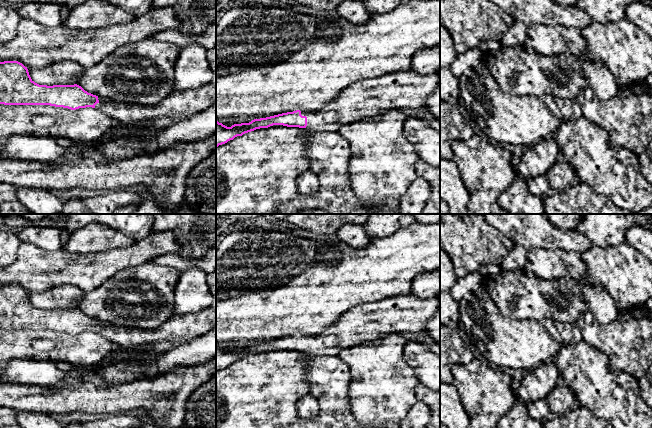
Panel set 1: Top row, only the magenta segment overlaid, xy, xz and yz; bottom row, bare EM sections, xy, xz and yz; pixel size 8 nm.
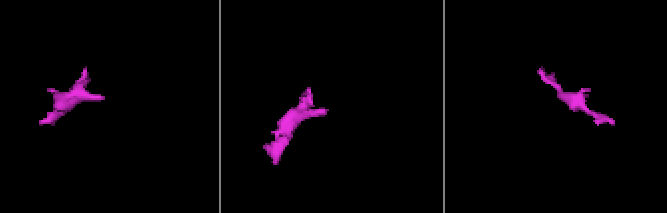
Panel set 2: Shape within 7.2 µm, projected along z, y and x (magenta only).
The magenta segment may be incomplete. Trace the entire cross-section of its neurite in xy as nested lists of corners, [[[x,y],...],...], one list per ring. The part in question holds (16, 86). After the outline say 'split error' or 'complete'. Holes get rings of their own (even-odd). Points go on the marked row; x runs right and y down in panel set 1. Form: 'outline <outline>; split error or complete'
outline [[[216,47],[207,50],[206,58],[211,68],[212,79],[209,83],[198,89],[188,89],[179,92],[172,92],[161,102],[152,106],[142,106],[136,103],[122,103],[115,102],[110,99],[103,98],[101,101],[98,100],[98,96],[93,95],[85,91],[81,86],[74,85],[39,85],[35,83],[28,72],[27,67],[18,61],[4,61],[0,62],[0,104],[4,105],[50,105],[55,107],[63,107],[71,110],[76,110],[79,108],[92,107],[98,109],[102,113],[106,114],[110,118],[116,120],[119,124],[134,125],[140,122],[145,122],[149,120],[154,120],[163,117],[191,117],[199,112],[202,112],[208,107],[208,105],[216,101]]]; split error

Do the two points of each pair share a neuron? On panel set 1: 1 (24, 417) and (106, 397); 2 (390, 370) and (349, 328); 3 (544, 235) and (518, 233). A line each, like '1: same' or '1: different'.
1: different
2: different
3: same

